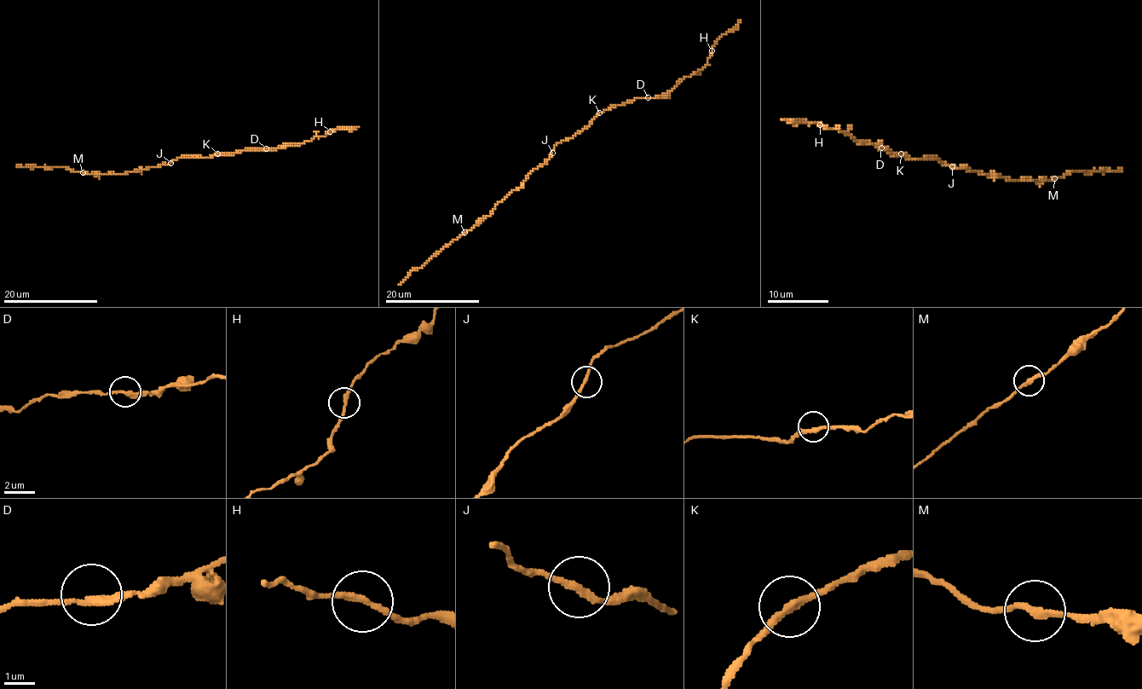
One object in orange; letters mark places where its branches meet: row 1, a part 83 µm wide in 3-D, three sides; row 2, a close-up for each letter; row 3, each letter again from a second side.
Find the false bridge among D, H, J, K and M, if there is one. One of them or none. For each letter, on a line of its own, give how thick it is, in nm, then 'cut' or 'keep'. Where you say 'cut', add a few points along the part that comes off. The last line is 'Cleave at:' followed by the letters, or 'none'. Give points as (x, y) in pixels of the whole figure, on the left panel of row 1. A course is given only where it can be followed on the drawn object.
D: 240 nm thick; keep
H: 200 nm thick; keep
J: 200 nm thick; keep
K: 240 nm thick; keep
M: 240 nm thick; keep
Cleave at: none

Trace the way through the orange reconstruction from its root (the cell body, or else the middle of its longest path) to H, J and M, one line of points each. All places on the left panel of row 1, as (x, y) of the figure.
H: (186, 157), (210, 158), (222, 153), (234, 154), (250, 148), (285, 147), (323, 137), (330, 131)
J: (186, 157), (170, 163)
M: (186, 157), (180, 157), (168, 165), (149, 166), (122, 175), (83, 172)

